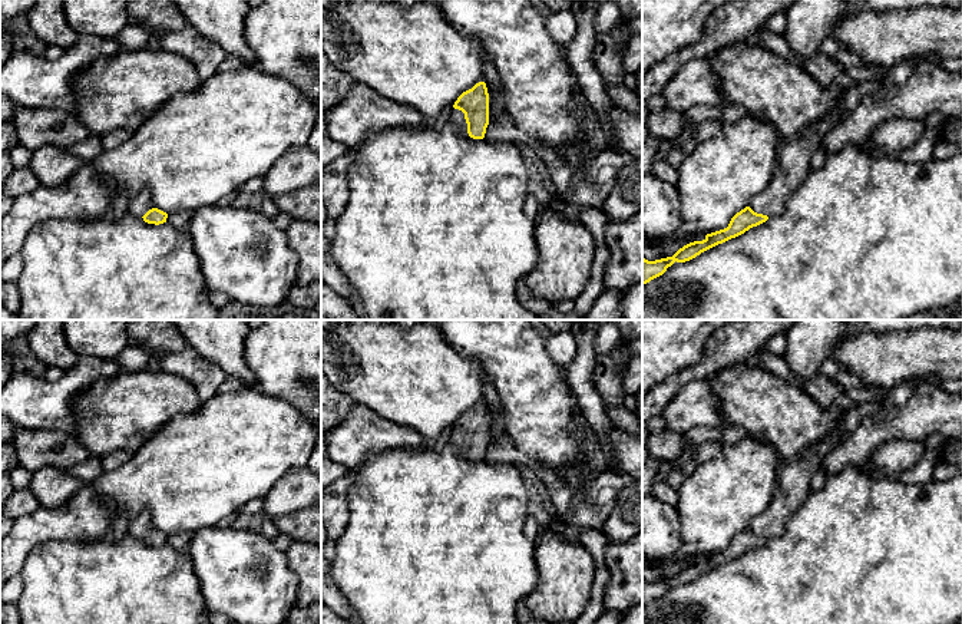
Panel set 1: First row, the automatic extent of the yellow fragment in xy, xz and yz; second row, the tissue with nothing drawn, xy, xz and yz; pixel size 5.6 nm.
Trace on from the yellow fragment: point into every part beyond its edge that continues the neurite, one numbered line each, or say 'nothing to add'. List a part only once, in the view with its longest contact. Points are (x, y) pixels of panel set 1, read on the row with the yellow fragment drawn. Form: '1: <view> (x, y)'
1: xz (458, 116)

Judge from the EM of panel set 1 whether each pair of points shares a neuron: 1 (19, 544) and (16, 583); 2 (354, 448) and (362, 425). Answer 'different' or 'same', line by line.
1: different
2: same

